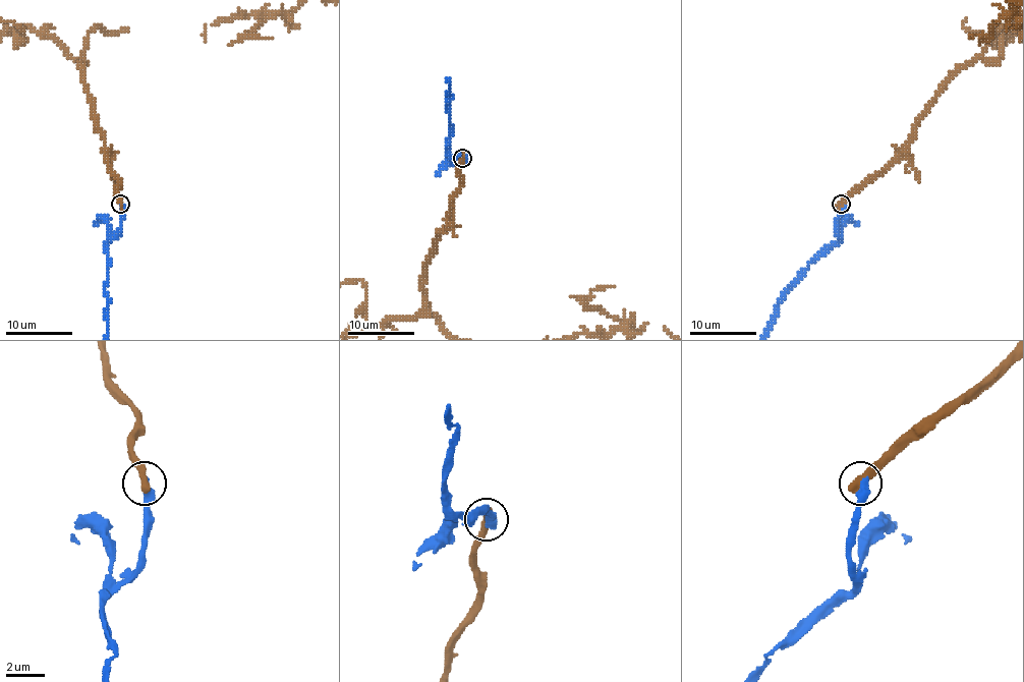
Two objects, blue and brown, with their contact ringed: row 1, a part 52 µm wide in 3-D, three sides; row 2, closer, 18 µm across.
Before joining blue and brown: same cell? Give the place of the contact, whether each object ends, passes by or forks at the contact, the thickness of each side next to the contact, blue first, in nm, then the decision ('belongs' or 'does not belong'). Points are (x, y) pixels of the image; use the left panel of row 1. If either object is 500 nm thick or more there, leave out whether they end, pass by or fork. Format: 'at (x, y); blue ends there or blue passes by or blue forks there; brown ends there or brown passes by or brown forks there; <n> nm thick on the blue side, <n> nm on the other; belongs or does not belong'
at (120, 204); 480 nm thick on the blue side, 500 nm on the other; does not belong

